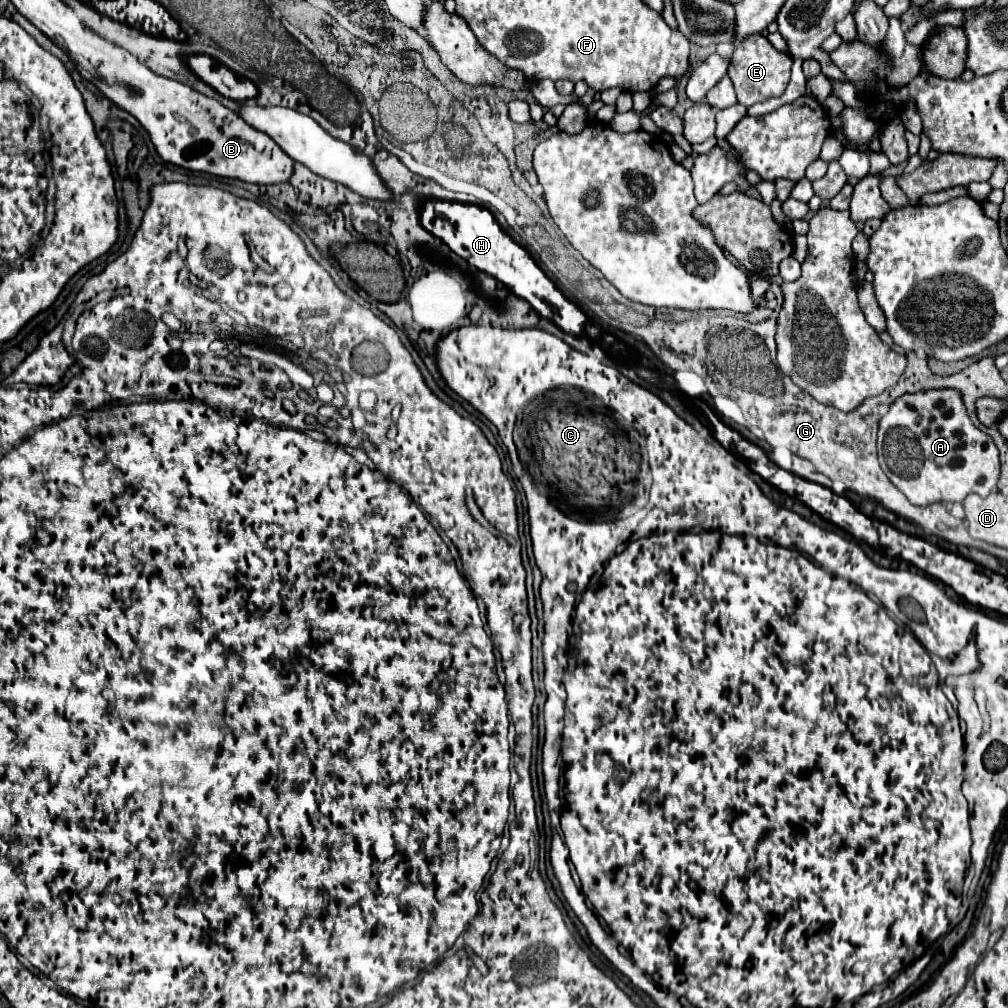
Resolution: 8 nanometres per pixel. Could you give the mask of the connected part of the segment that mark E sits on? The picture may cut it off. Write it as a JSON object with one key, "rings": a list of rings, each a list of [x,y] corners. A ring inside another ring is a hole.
{"rings":[[[751,34],[735,48],[727,74],[731,76],[731,82],[735,86],[737,102],[749,108],[757,102],[763,102],[773,96],[781,96],[785,92],[791,74],[791,58],[775,50],[763,34]]]}

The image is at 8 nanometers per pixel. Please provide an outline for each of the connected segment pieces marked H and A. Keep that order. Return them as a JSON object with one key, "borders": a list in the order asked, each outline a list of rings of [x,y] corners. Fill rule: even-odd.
{"borders":[[[[427,198],[419,208],[419,222],[427,232],[431,232],[443,244],[447,244],[453,254],[463,258],[469,264],[469,268],[497,278],[513,294],[527,300],[543,318],[555,322],[561,330],[577,334],[577,336],[587,336],[585,334],[585,328],[589,324],[587,316],[555,288],[555,284],[535,264],[531,254],[523,246],[513,242],[499,228],[497,220],[493,218],[493,214],[487,208],[475,206],[475,204]]],[[[927,390],[901,396],[881,418],[877,448],[883,472],[915,506],[961,502],[969,494],[987,498],[999,480],[999,450],[985,432],[971,424],[957,390]],[[895,428],[903,428],[907,436],[915,436],[915,444],[919,444],[915,456],[907,456],[903,448],[887,448],[887,436]]]]}

